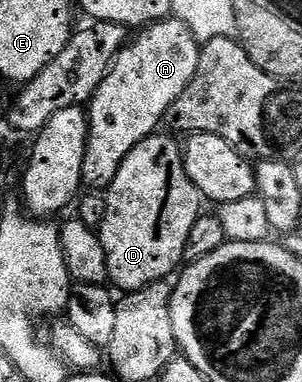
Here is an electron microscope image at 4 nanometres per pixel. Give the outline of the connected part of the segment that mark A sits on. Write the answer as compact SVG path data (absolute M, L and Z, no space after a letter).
M178 19L159 21L145 27L124 46L124 50L114 59L106 79L102 79L98 91L94 91L92 100L86 106L88 142L86 159L82 159L82 186L85 190L98 194L107 191L114 183L114 175L118 175L118 167L122 167L122 159L126 159L126 155L130 155L130 151L134 151L138 143L153 136L159 130L156 128L161 128L174 99L178 99L178 95L186 91L190 79L194 79L198 71L201 48L201 42L196 40L192 28Z

